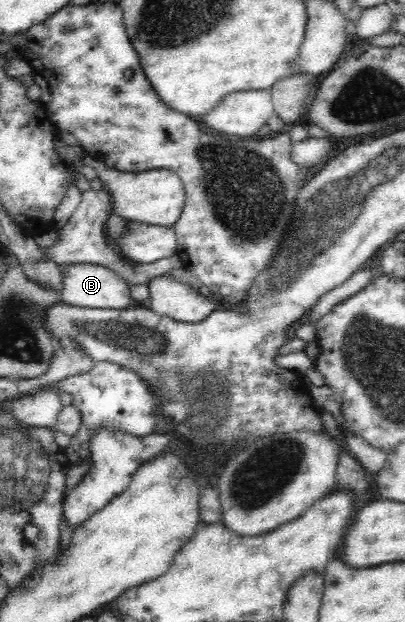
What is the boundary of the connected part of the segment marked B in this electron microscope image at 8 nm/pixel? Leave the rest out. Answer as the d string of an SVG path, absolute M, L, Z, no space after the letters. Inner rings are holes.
M74 263L62 267L60 297L64 303L82 308L120 310L135 305L130 297L130 285L116 271L102 265Z

